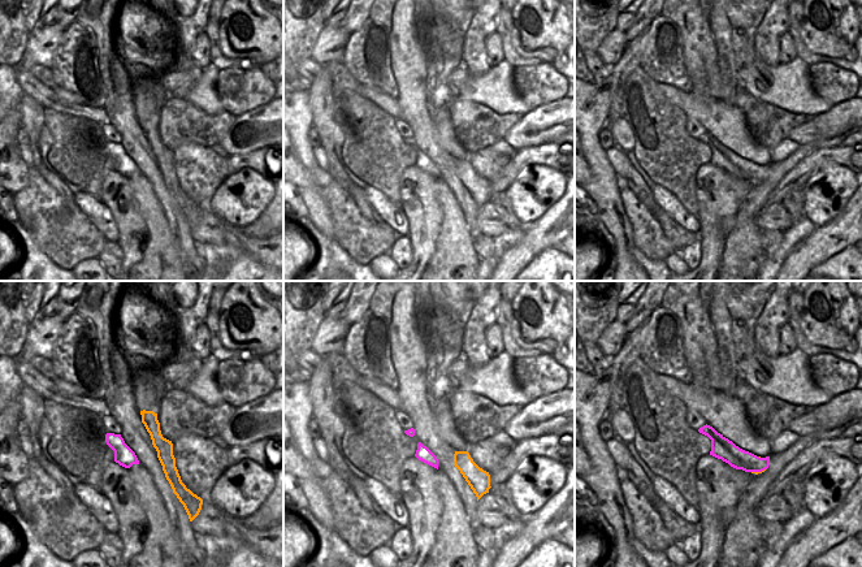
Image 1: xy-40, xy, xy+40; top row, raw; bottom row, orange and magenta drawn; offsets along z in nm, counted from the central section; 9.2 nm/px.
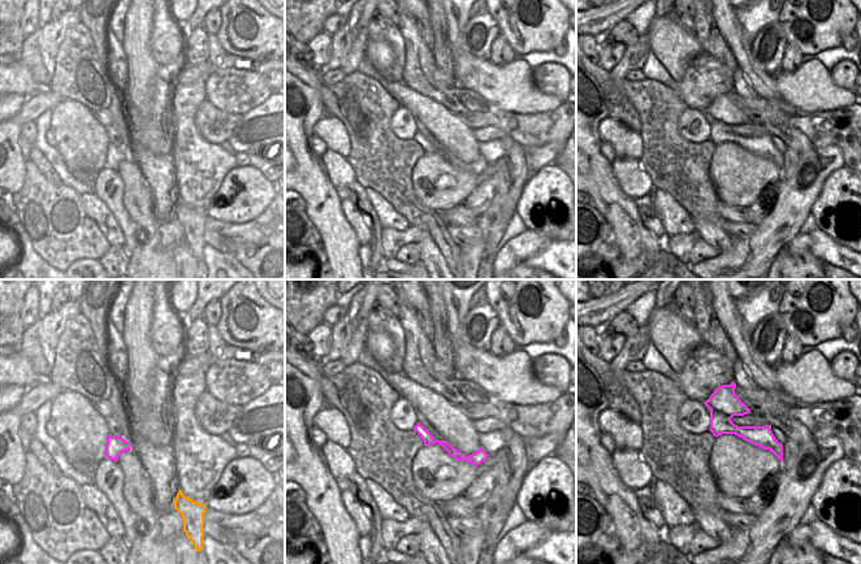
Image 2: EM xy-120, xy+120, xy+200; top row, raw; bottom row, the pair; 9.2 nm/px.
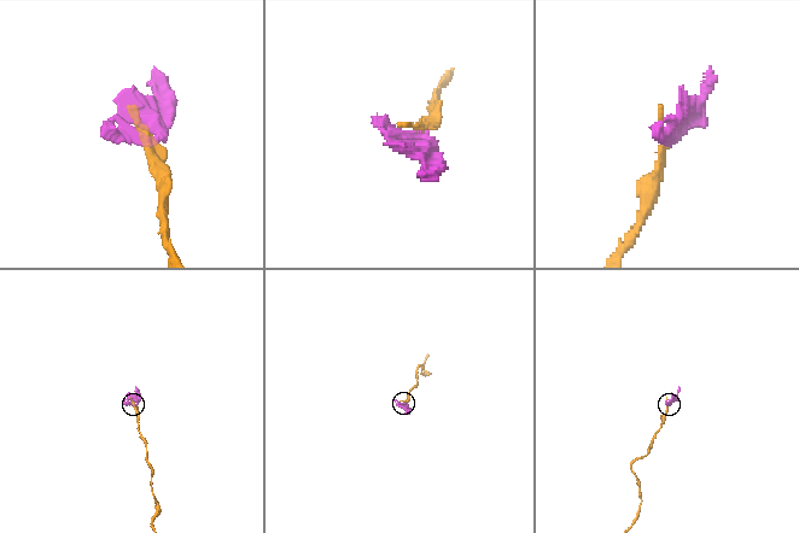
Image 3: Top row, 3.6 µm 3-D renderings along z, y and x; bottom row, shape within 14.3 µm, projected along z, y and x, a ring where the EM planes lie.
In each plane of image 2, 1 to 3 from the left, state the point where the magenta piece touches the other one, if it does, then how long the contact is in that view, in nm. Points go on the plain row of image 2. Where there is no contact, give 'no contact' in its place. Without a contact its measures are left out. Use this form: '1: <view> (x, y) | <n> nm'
1: no contact
2: no contact
3: no contact

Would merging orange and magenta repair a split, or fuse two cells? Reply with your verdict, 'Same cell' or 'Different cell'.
Different cell.

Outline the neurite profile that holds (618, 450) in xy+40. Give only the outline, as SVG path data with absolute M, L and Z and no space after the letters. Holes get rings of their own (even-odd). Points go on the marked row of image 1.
M611 438L611 440L606 441L606 445L607 445L607 450L608 450L610 455L614 458L616 466L623 469L628 469L628 464L633 459L633 456L631 455L625 443L616 438Z

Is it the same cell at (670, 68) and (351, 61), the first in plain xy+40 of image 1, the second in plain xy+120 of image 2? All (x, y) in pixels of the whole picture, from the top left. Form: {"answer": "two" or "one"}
{"answer": "two"}

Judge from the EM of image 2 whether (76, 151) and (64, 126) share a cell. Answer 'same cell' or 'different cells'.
same cell

